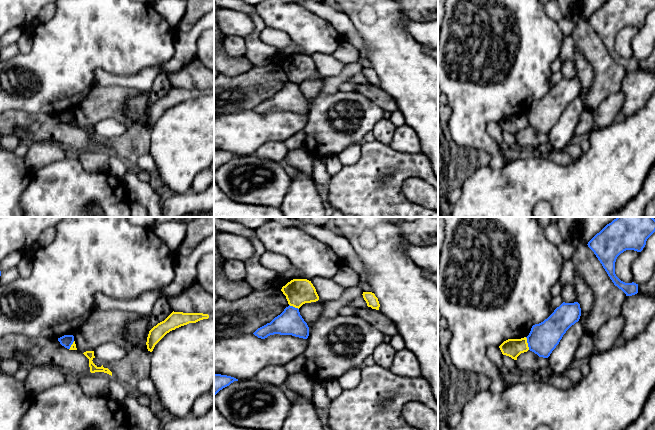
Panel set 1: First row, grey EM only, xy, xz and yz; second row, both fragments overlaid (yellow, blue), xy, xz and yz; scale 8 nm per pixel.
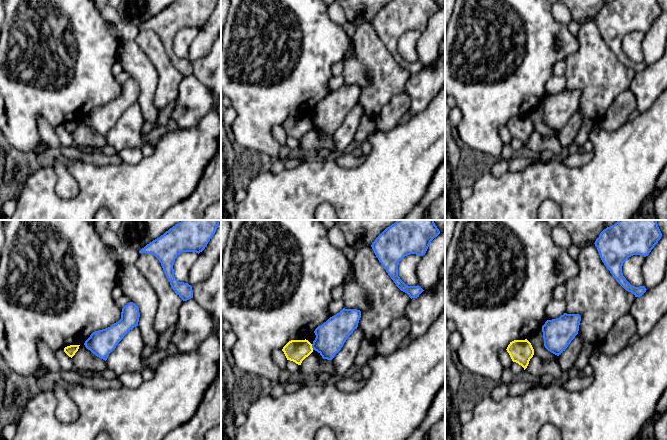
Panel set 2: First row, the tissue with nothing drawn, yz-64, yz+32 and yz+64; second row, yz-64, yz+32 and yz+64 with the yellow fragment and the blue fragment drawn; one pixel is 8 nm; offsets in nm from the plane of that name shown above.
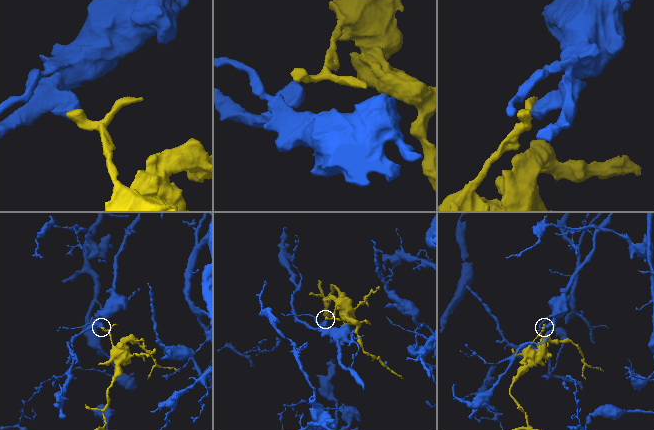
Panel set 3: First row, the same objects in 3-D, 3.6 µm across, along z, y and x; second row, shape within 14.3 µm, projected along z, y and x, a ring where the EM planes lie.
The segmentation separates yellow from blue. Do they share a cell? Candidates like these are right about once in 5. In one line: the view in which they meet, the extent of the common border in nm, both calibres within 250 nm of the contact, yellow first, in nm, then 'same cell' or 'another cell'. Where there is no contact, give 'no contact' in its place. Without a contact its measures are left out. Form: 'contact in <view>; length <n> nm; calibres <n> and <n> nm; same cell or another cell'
contact in yz; length 110 nm; calibres 150 and 240 nm; another cell

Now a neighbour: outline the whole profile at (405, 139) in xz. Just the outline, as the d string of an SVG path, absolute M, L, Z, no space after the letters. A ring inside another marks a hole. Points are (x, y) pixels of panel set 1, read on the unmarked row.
M407 124L396 127L390 146L402 153L418 153L421 150L417 133Z

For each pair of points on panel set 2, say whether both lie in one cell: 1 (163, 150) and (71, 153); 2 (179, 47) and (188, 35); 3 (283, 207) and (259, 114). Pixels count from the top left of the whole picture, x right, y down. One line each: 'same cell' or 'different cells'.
1: different cells
2: same cell
3: different cells

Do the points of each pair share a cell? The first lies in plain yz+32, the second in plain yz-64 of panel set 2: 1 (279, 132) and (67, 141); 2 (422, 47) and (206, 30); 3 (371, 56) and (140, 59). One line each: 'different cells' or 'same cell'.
1: different cells
2: same cell
3: different cells

